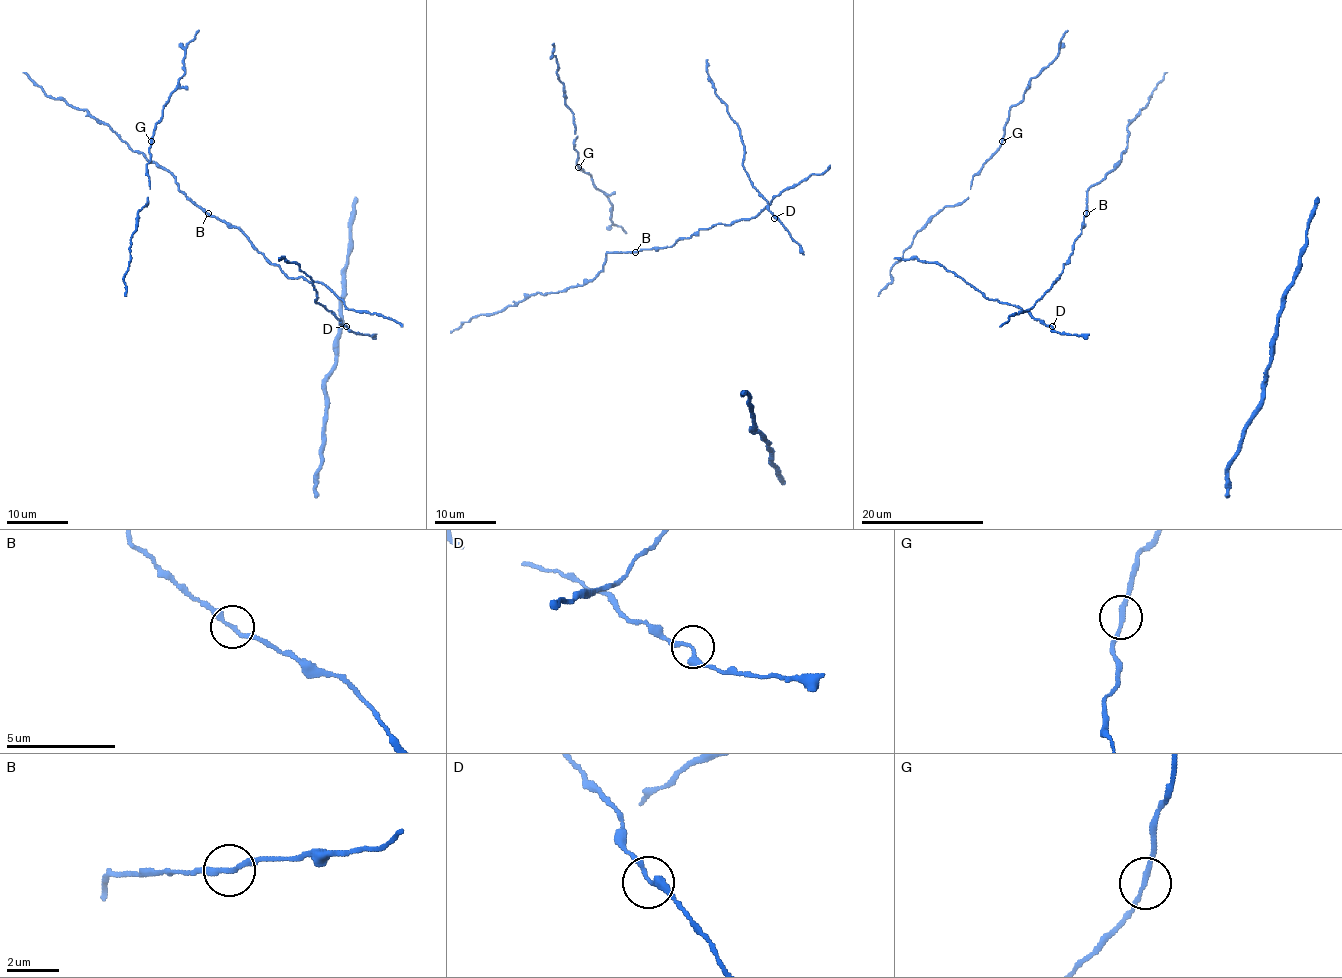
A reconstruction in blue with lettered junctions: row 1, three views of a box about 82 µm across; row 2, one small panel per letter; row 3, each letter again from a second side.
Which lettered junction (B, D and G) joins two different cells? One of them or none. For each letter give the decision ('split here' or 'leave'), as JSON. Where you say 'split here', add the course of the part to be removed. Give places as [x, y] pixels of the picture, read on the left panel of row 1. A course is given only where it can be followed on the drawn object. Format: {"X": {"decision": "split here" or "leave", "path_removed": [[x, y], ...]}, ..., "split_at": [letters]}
{"B": {"decision": "leave"}, "D": {"decision": "leave"}, "G": {"decision": "leave"}, "split_at": []}

